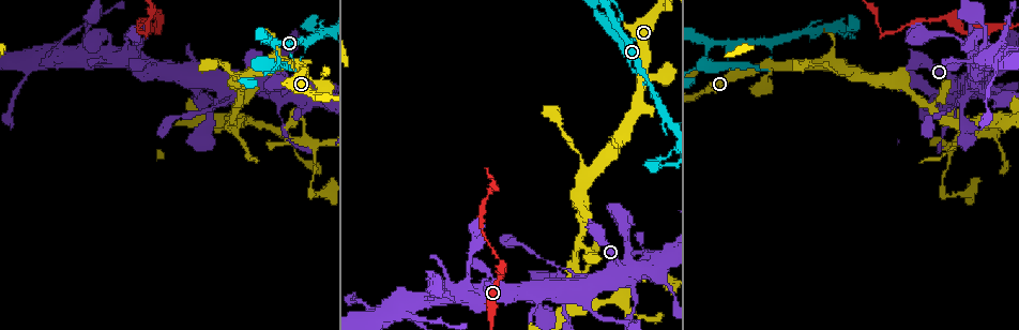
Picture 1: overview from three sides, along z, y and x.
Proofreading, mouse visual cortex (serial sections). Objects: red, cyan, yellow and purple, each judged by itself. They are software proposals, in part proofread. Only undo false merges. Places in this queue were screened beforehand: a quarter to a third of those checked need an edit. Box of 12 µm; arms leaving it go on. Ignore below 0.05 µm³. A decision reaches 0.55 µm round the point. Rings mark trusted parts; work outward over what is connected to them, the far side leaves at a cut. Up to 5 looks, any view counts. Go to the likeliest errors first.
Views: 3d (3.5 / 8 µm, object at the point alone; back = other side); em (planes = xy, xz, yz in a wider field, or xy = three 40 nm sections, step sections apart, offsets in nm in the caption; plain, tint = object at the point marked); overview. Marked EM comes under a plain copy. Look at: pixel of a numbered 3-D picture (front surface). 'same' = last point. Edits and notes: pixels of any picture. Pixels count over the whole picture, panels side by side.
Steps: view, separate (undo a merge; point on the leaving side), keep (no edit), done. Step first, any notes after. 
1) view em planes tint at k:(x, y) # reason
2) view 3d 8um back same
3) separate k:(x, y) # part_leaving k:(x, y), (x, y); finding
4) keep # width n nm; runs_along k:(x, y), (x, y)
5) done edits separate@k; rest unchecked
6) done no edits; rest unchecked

view 3d 3.5um back at 1:(302, 139) # four or more arms meet

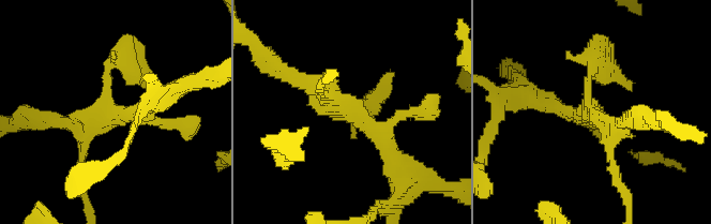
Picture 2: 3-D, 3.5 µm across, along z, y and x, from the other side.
view em xy step 1 tint at 2:(110, 112) # arms 4; arm_widths 150, 200, 200, 250 nm

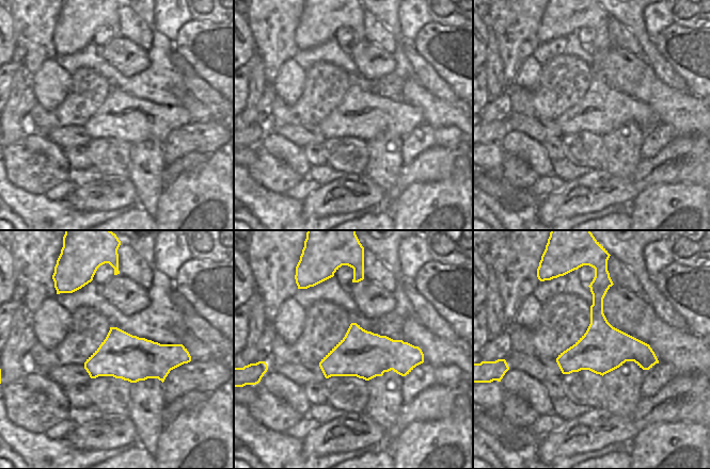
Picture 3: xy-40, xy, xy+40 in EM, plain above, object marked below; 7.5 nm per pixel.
keep # runs_along 2:(397, 163), (374, 130), (321, 91); all the same cell

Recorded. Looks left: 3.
view 3d 8um at 1:(304, 39) # sharp bend

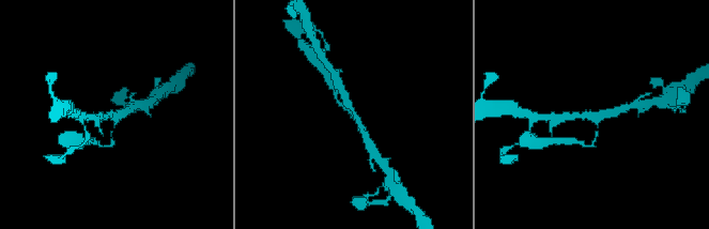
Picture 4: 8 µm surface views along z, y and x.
view em xy step 5 tint at 4:(592, 116) # now the EM

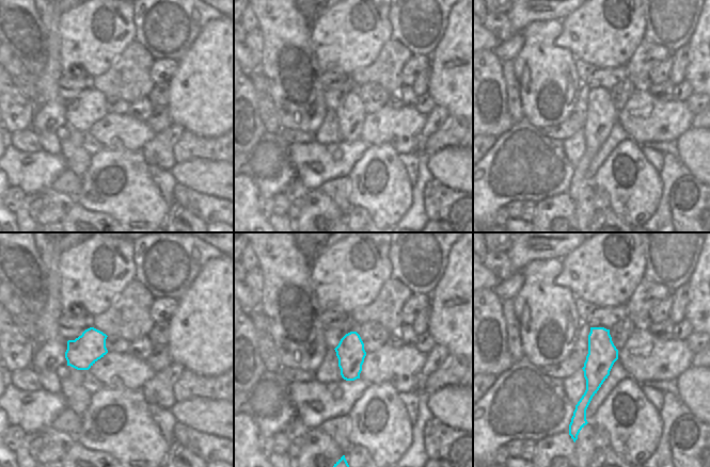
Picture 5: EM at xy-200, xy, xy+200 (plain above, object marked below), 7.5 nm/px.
keep # width 220 nm; runs_along 5:(601, 329), (600, 359), (583, 417); continuous, no second cell

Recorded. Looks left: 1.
done no edits; rest unchecked

